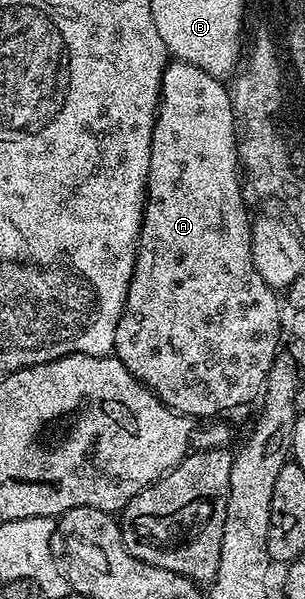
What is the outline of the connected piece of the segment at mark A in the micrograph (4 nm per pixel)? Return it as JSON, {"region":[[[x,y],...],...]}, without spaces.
{"region":[[[171,59],[162,75],[162,96],[158,100],[158,116],[154,120],[152,130],[152,154],[148,166],[148,182],[146,183],[146,205],[142,211],[142,225],[138,235],[138,249],[132,282],[128,286],[126,305],[120,314],[120,322],[116,326],[116,342],[113,355],[129,370],[145,388],[150,388],[173,410],[182,416],[197,418],[214,418],[217,412],[226,412],[229,408],[238,408],[241,404],[250,404],[261,397],[266,387],[266,375],[272,362],[280,354],[278,343],[284,336],[284,312],[278,309],[280,296],[275,289],[269,288],[256,274],[256,266],[252,262],[250,249],[250,226],[252,216],[246,213],[246,200],[242,197],[242,184],[238,181],[240,163],[238,157],[238,140],[235,132],[236,117],[231,100],[231,89],[221,79],[204,70],[200,66],[192,66],[192,62]]]}

